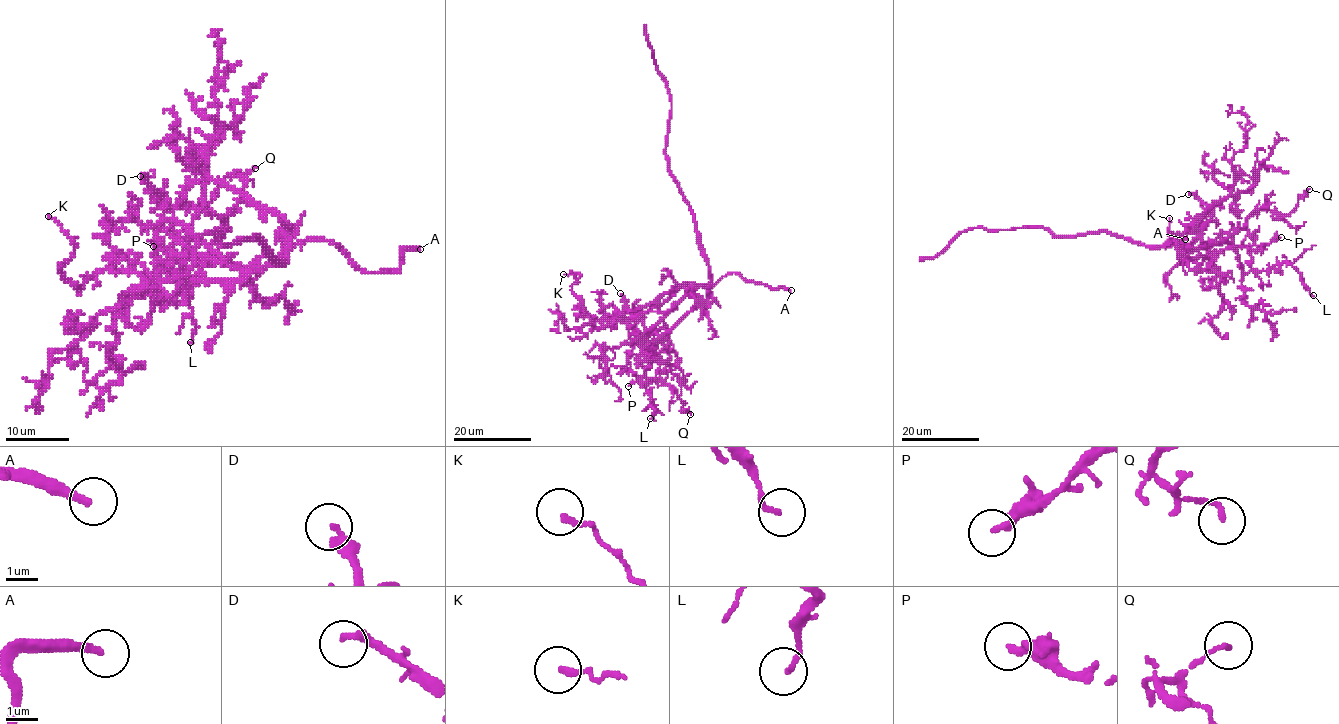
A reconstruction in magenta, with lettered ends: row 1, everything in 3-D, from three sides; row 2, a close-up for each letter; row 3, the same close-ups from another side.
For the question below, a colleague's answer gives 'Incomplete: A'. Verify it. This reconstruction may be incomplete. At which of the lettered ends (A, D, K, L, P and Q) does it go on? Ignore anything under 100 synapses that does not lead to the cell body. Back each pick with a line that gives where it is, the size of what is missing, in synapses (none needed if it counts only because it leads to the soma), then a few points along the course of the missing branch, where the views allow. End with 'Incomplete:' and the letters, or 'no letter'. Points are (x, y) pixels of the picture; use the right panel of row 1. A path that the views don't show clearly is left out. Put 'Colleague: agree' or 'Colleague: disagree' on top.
Colleague: agree
A: (1185, 239)
Incomplete: A

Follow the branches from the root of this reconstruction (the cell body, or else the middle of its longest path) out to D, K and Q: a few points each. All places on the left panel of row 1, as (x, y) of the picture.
D: (281, 260), (287, 257), (287, 248), (273, 262), (249, 270), (233, 268), (160, 206), (158, 195), (140, 176)
K: (281, 260), (287, 248), (235, 280), (147, 281), (99, 270), (78, 289), (62, 273), (75, 243), (48, 216)
Q: (281, 260), (287, 248), (233, 267), (176, 235), (201, 201), (208, 214), (231, 209), (255, 168)

